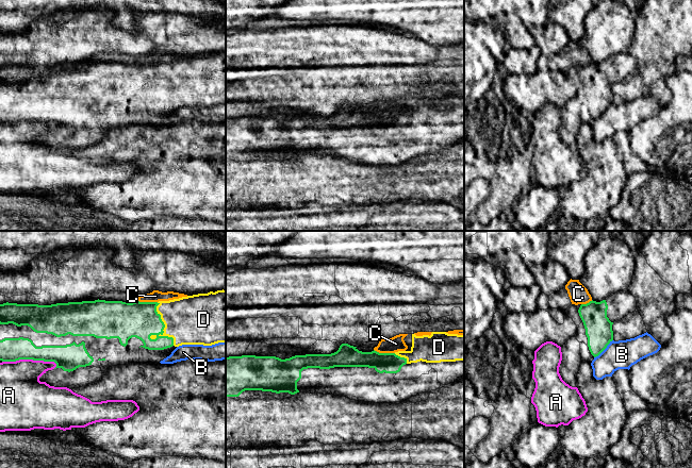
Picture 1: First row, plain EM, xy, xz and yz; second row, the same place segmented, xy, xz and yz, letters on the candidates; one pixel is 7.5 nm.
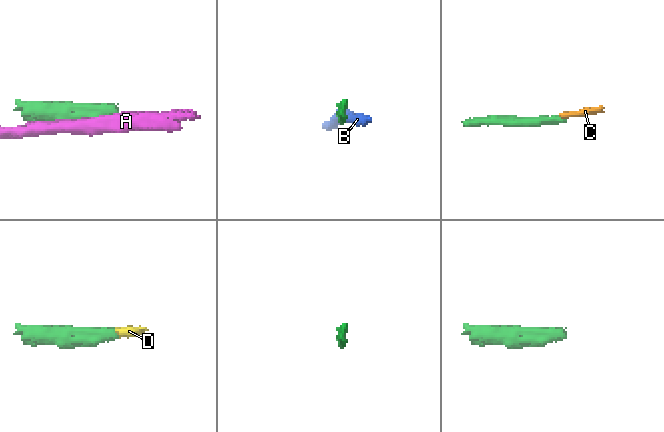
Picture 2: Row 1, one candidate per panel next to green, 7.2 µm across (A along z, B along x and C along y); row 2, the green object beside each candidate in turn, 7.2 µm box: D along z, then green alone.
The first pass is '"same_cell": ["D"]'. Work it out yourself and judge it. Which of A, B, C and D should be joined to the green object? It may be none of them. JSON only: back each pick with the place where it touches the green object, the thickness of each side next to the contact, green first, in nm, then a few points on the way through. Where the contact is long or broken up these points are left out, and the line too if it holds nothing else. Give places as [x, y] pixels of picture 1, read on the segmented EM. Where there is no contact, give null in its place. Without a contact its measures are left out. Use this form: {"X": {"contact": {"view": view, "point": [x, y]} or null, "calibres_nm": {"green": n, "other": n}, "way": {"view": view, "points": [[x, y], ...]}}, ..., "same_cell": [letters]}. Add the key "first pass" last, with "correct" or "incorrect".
{"D": {"contact": {"view": "xy", "point": [164, 327]}, "calibres_nm": {"green": 280, "other": 380}, "way": {"view": "xy", "points": [[137, 319], [164, 327], [184, 319], [196, 319]]}}, "same_cell": ["D"], "first pass": "correct"}

